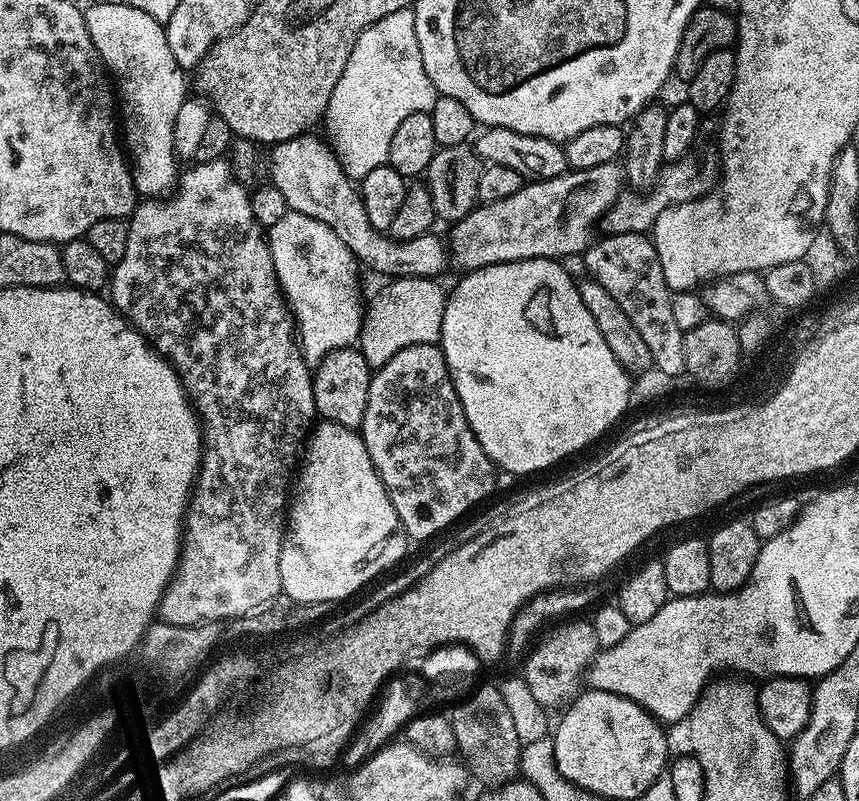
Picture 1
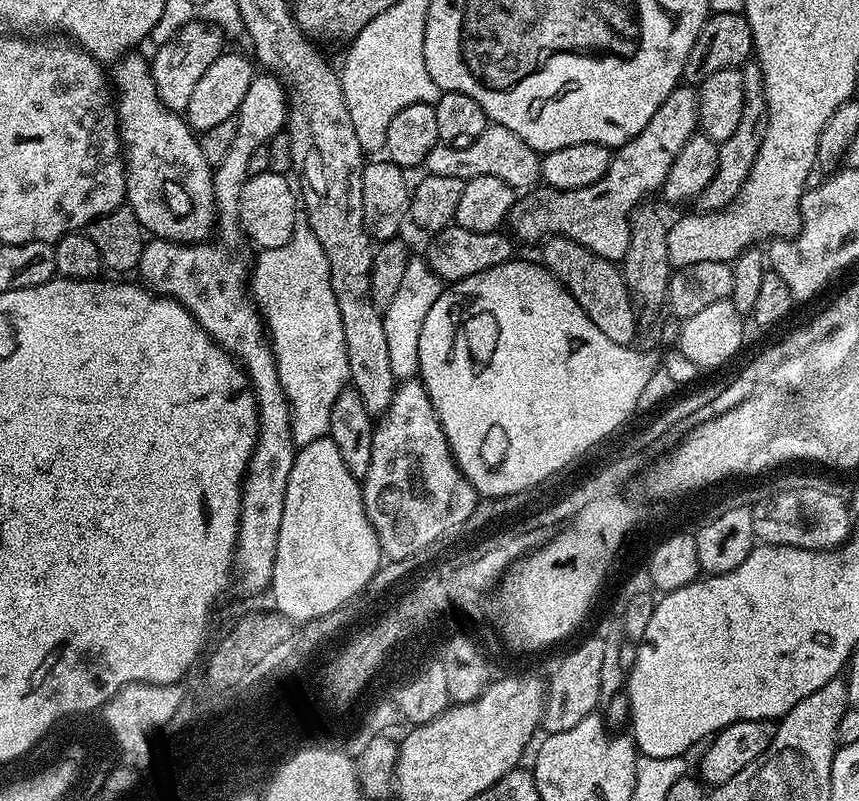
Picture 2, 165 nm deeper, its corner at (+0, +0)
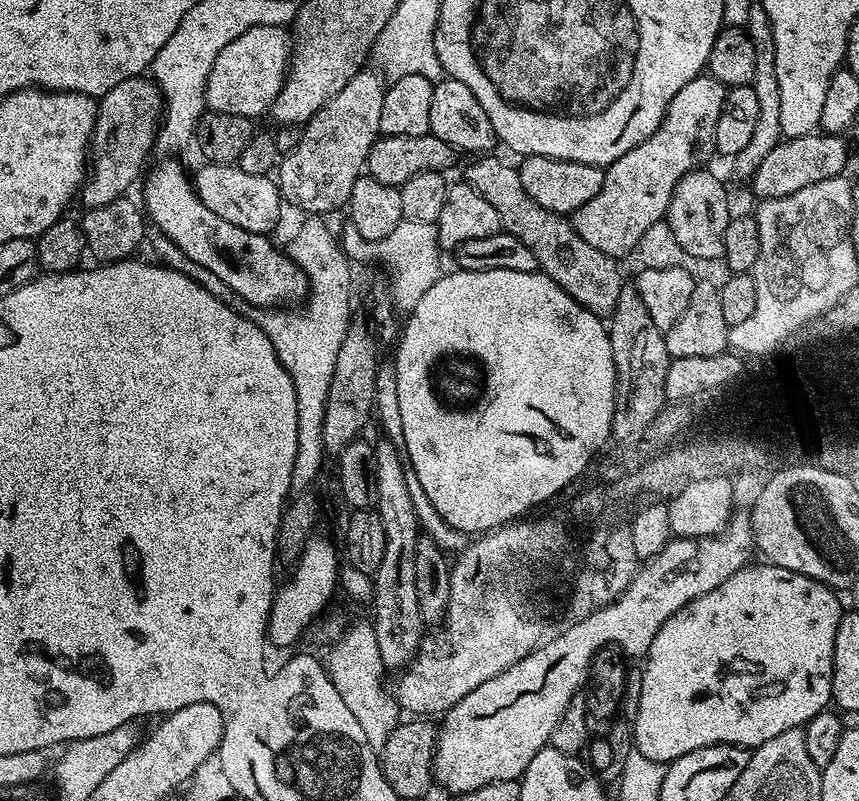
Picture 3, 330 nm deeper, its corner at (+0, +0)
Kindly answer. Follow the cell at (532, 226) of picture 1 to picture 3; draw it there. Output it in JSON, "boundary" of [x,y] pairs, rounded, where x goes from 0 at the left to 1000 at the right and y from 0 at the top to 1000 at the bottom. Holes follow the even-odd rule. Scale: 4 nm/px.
{"boundary":[[[816,92],[808,96],[785,122],[761,167],[738,187],[724,192],[714,205],[703,210],[703,231],[682,257],[665,266],[664,273],[673,297],[679,297],[692,312],[714,322],[731,320],[745,308],[747,292],[757,282],[776,271],[785,232],[807,210],[823,206],[834,190],[831,157],[845,127],[847,110],[836,97]]]}

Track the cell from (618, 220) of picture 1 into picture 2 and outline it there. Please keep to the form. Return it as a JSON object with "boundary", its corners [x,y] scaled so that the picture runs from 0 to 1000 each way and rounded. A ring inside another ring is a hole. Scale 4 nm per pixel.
{"boundary":[[[879,77],[865,81],[861,91],[864,92],[864,117],[866,119],[864,152],[859,152],[859,162],[854,162],[854,167],[850,167],[850,172],[845,172],[838,180],[836,212],[831,212],[831,222],[827,222],[827,232],[813,247],[814,258],[827,265],[837,265],[838,261],[845,260],[857,251],[882,197],[887,172],[892,172],[894,129],[889,116],[889,94],[884,80]]]}

